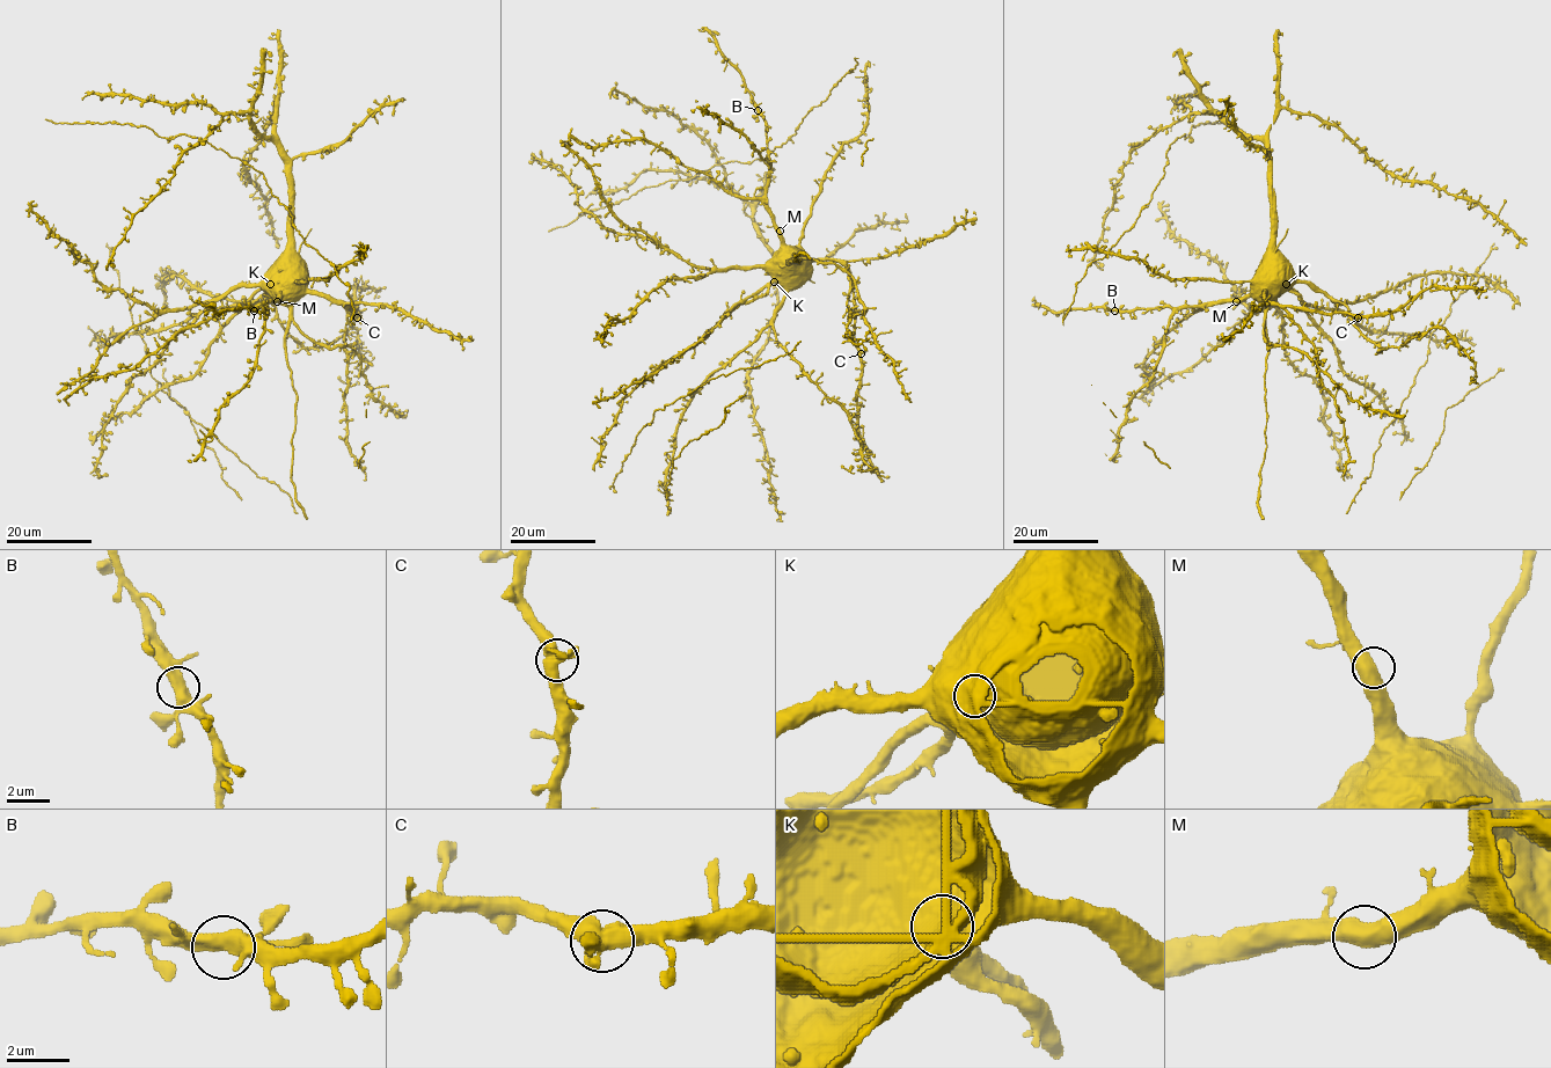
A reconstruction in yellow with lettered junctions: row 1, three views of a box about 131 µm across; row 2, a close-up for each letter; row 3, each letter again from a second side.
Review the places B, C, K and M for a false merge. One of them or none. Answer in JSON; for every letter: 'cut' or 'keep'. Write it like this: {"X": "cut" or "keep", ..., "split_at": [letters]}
{"B": "keep", "C": "keep", "K": "keep", "M": "keep", "split_at": []}

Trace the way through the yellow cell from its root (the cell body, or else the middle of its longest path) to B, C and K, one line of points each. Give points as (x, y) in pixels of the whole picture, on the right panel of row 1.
B: (1260, 272), (1252, 289), (1238, 299), (1207, 305), (1114, 311)
C: (1260, 272), (1258, 279), (1264, 297), (1274, 304), (1350, 313), (1359, 317)
K: (1260, 272), (1278, 285), (1286, 284)

